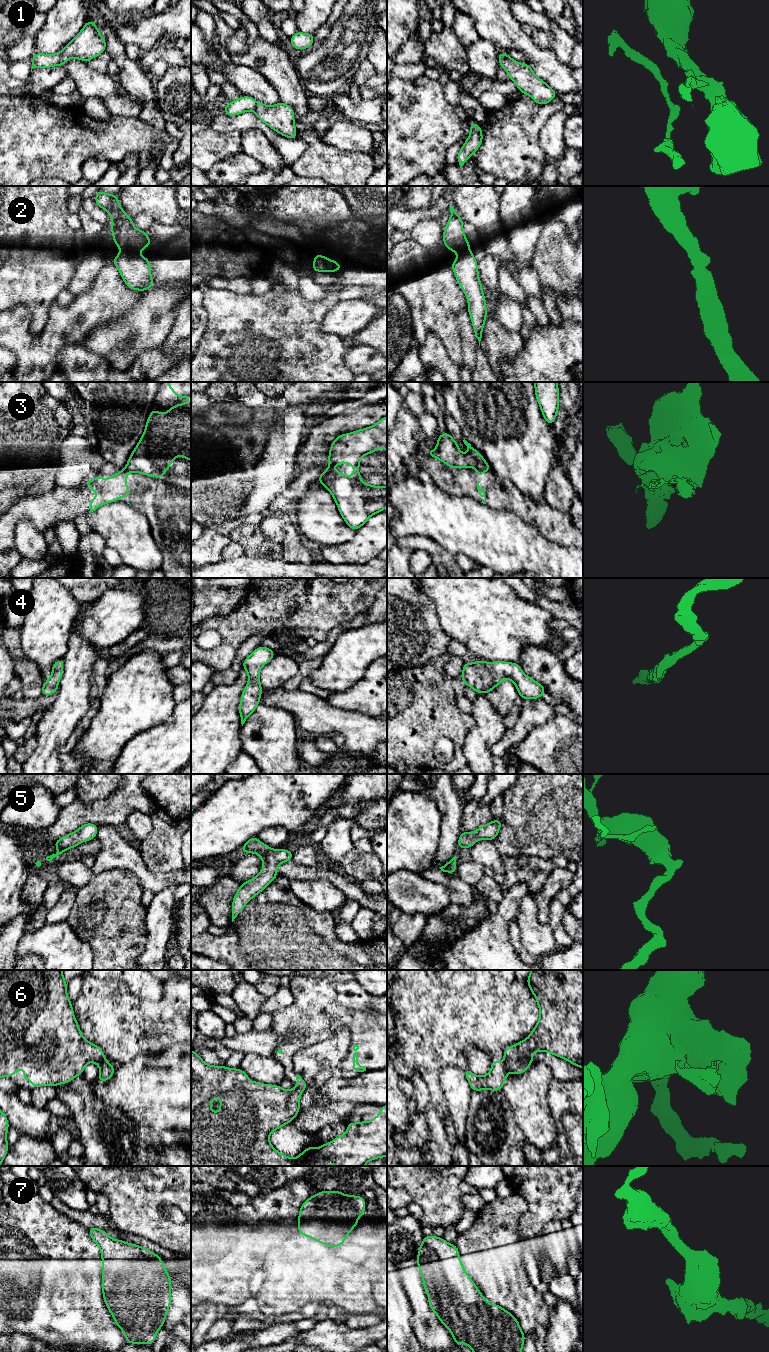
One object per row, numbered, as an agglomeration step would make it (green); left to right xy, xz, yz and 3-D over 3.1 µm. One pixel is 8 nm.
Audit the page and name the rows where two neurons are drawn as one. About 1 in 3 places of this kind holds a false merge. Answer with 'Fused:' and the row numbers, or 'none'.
Fused: 1, 3, 6

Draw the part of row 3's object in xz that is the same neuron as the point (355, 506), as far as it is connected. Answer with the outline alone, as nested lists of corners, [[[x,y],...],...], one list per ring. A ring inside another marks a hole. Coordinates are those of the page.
[[[387,416],[382,417],[373,426],[338,435],[330,445],[324,486],[333,496],[345,523],[354,531],[363,526],[369,517],[382,512],[387,507],[387,486],[373,486],[360,481],[364,478],[359,473],[360,459],[364,455],[373,454],[379,447],[383,447],[387,452]],[[338,464],[351,464],[353,475],[348,477],[342,472],[333,470],[332,468]]]

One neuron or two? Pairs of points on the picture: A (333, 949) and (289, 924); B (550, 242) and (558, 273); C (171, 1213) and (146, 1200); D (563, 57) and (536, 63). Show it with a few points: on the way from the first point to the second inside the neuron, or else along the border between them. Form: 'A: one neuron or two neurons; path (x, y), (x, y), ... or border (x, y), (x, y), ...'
A: one neuron; path (322, 949), (314, 949), (300, 935)
B: one neuron; path (555, 250), (558, 265)
C: two neurons; border (161, 1210), (172, 1221), (180, 1223)
D: two neurons; border (551, 48), (559, 61), (569, 65)

